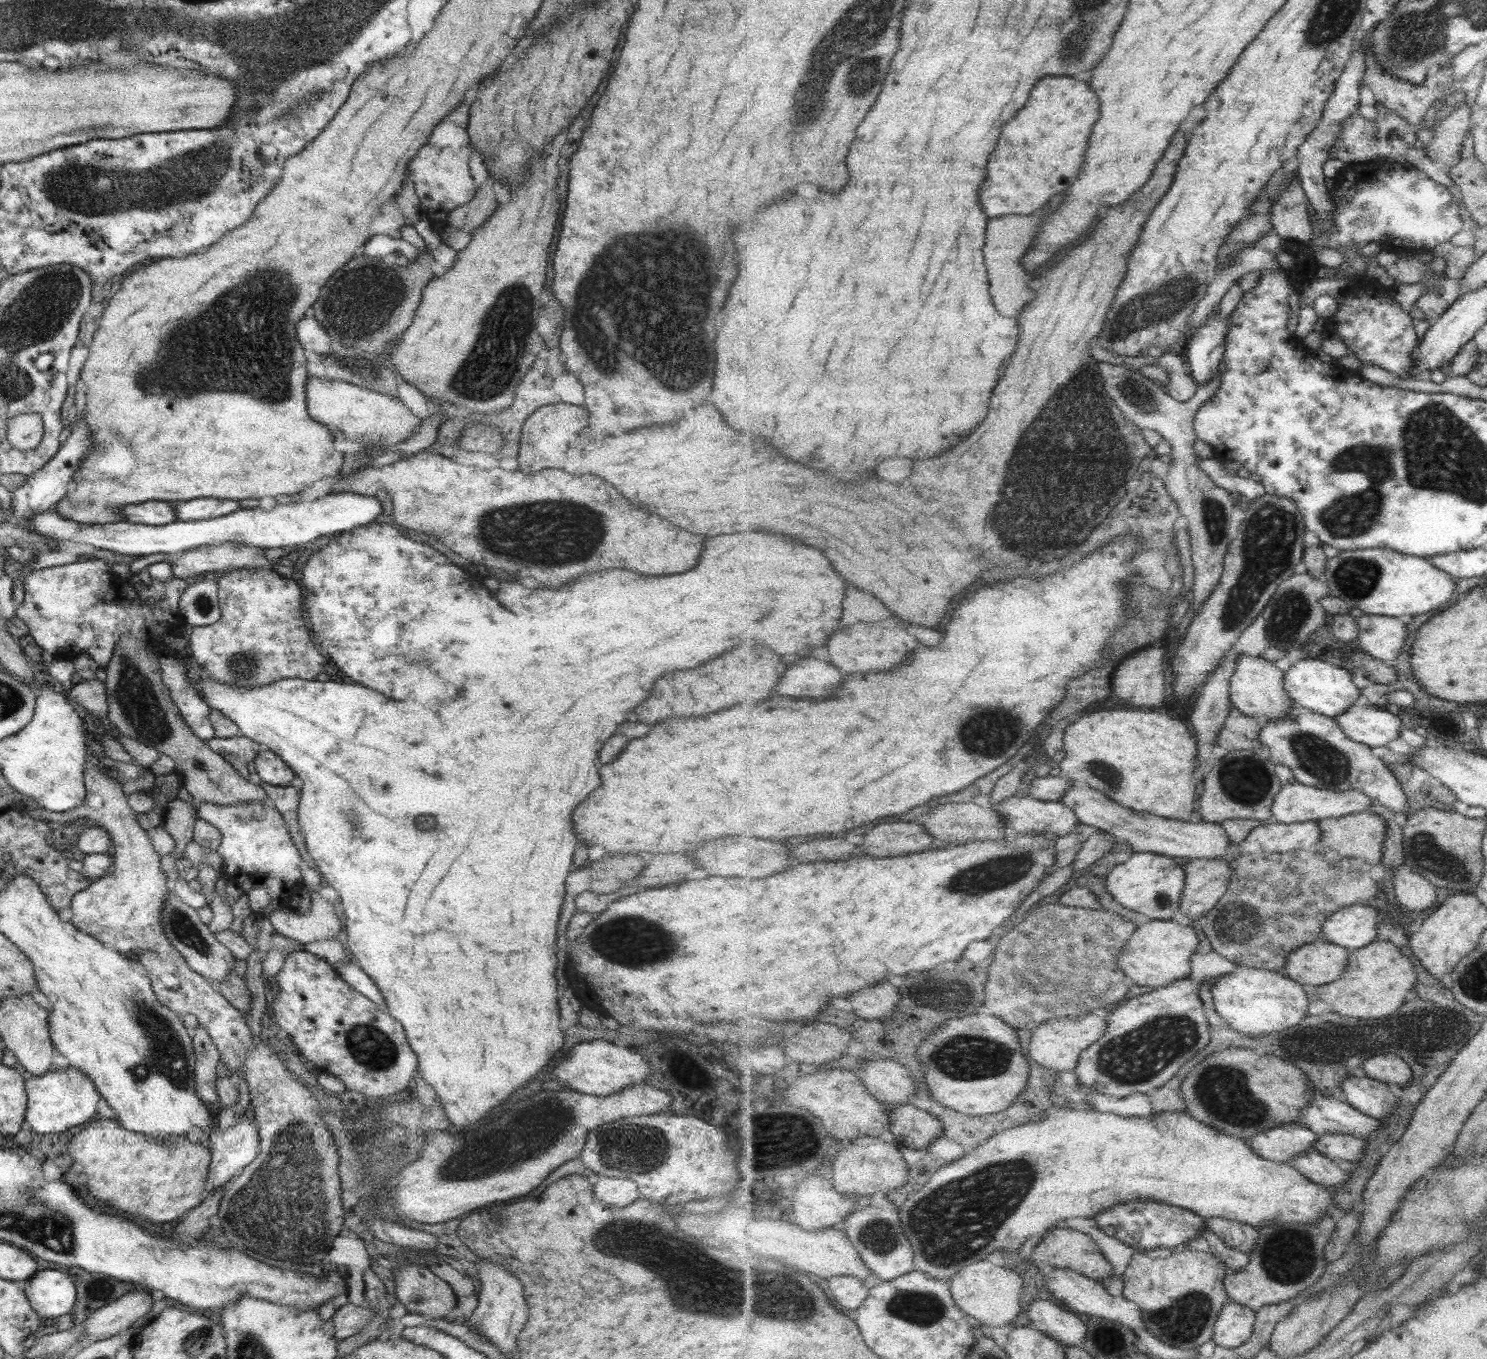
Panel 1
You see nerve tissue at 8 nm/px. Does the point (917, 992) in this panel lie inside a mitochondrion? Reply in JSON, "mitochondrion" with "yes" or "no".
{"mitochondrion":"no"}

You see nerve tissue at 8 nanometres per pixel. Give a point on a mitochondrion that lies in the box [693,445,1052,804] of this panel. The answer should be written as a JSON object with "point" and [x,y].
{"point":[987,732]}

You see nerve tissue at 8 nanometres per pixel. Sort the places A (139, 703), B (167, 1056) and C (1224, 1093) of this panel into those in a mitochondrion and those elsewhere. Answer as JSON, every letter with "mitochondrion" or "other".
{"A":"mitochondrion","B":"mitochondrion","C":"mitochondrion"}

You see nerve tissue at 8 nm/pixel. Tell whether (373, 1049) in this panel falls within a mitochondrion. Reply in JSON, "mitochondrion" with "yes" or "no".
{"mitochondrion":"yes"}

